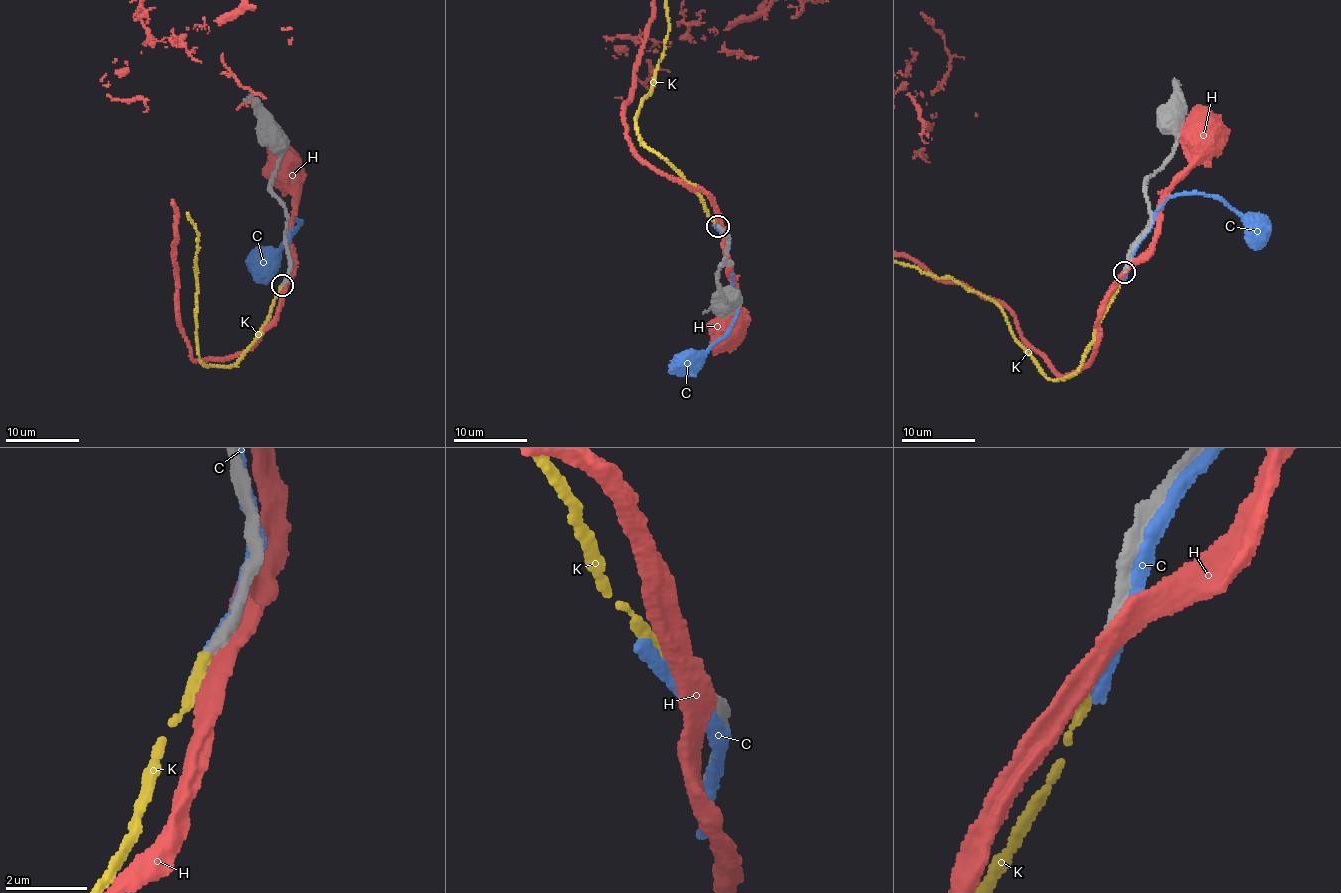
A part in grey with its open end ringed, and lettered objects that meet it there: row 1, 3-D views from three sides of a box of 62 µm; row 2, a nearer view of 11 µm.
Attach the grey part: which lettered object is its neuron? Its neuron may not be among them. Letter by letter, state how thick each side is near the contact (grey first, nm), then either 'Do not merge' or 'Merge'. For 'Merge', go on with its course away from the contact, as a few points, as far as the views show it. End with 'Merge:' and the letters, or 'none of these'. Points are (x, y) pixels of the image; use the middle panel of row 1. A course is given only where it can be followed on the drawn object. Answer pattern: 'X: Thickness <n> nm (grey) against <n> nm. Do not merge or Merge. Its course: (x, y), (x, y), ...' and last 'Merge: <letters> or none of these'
C: Thickness 280 nm (grey) against 280 nm. Do not merge
H: Thickness 360 nm (grey) against 440 nm. Do not merge
K: Thickness 300 nm (grey) against 280 nm. Merge
Merge: K

